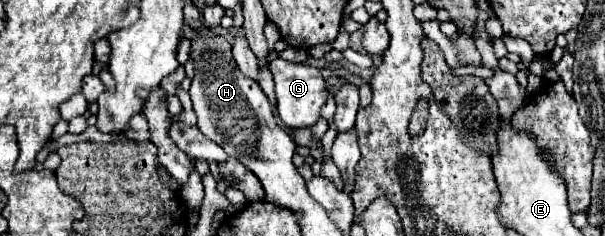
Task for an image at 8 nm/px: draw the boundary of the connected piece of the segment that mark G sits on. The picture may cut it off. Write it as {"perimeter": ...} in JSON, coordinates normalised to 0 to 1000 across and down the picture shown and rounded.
{"perimeter":[[[453,250],[446,267],[446,301],[453,318],[456,352],[456,419],[460,419],[460,479],[473,538],[516,538],[529,496],[529,453],[539,436],[542,386],[539,352],[529,318],[529,292],[502,275],[502,267],[483,267],[473,250]]]}

